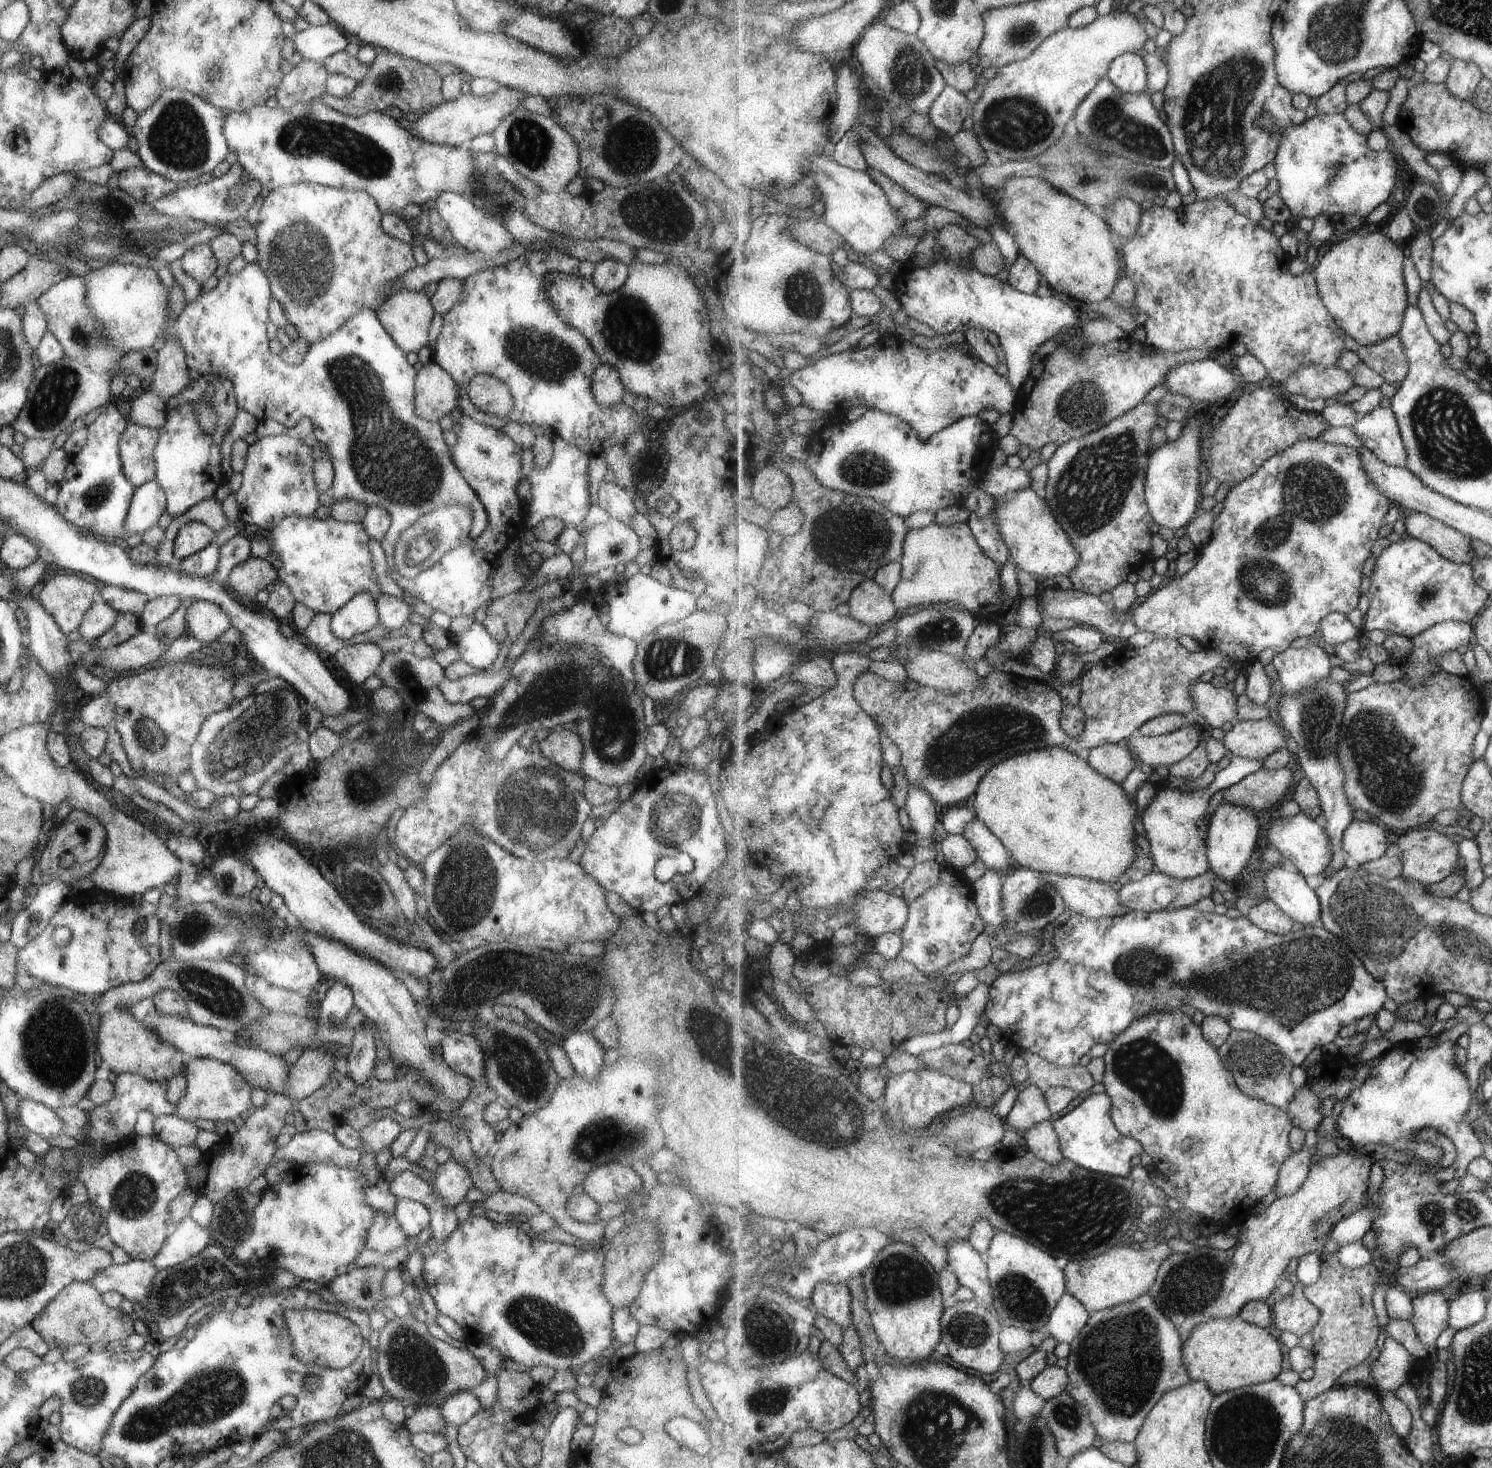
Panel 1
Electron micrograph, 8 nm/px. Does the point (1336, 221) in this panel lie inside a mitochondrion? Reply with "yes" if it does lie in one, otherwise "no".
no

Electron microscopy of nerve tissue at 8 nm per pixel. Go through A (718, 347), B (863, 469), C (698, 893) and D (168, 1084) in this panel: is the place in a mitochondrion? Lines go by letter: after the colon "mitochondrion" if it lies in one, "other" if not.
A: other
B: mitochondrion
C: other
D: other

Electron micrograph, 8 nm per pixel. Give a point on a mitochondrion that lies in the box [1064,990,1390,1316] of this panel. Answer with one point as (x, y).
(1145, 1068)

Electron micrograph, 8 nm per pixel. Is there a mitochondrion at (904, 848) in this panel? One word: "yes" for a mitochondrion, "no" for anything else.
no

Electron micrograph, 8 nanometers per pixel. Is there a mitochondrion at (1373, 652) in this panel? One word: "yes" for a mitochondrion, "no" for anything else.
no

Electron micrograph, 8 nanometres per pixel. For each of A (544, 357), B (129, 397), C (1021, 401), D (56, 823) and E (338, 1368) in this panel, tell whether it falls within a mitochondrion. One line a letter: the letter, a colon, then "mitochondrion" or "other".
A: mitochondrion
B: other
C: other
D: other
E: other

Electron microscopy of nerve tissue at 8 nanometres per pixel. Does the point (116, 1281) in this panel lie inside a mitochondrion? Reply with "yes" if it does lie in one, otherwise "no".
no

